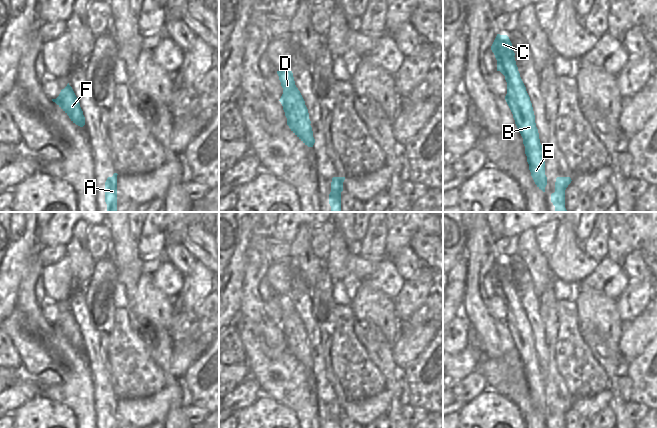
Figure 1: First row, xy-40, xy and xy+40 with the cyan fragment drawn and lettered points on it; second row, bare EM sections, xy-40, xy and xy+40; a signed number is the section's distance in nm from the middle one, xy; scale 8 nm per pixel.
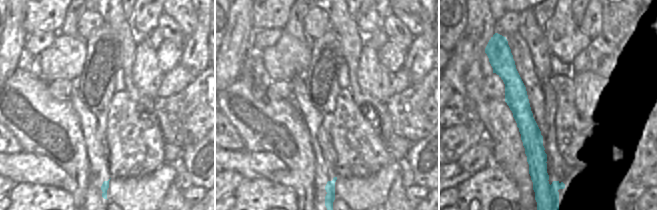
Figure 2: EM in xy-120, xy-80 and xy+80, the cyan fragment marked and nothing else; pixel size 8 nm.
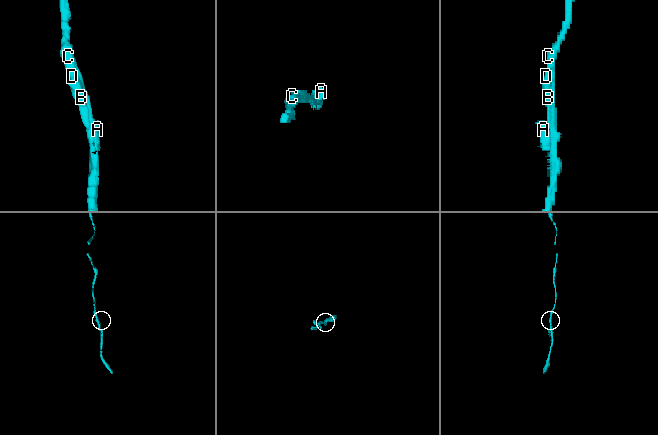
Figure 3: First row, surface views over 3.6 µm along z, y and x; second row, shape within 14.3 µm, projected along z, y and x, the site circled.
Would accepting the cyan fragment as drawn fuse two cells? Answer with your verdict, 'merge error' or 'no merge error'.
no merge error

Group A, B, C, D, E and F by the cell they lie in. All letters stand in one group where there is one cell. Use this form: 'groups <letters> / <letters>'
groups A B C D E F

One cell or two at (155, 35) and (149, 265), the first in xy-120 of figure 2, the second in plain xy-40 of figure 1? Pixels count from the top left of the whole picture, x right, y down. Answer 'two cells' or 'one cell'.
one cell

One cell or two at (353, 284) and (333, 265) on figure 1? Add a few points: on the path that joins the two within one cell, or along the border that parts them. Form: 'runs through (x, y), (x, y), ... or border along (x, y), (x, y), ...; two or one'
border along (360, 280), (354, 277), (347, 277), (343, 281); two

